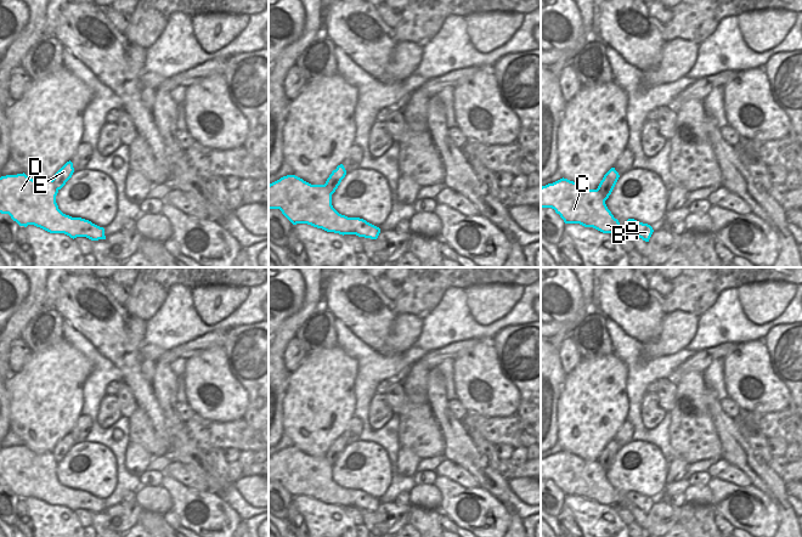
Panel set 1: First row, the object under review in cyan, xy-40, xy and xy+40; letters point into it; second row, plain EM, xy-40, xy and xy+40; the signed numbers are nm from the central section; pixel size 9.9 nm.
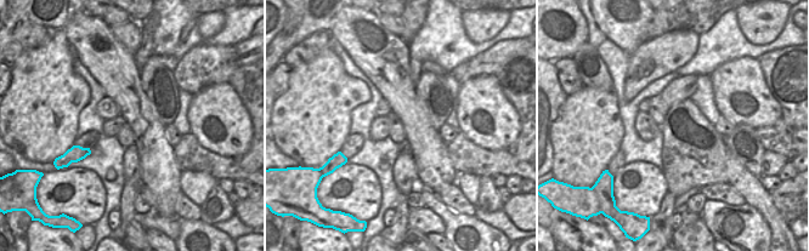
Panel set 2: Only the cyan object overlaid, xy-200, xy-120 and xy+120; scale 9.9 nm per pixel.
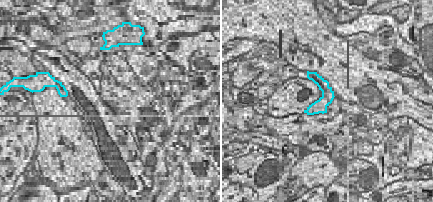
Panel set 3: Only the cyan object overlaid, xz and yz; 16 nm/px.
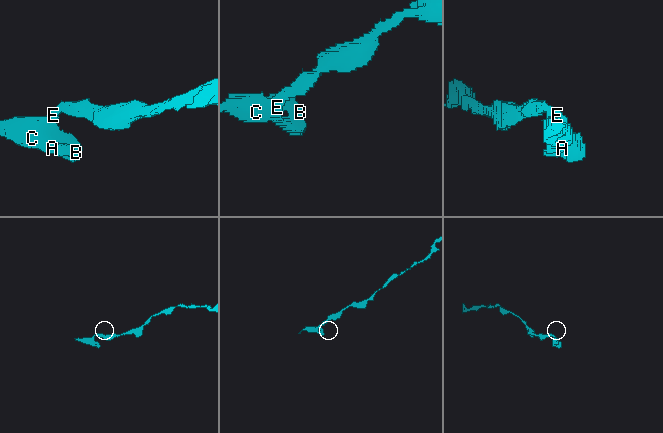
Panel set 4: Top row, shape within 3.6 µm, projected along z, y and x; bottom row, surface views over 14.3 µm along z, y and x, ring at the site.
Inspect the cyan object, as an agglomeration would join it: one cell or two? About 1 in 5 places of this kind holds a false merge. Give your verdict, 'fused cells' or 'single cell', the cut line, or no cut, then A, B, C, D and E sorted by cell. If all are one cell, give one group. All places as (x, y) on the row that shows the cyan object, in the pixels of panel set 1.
single cell; cut none; groups A B C D E

